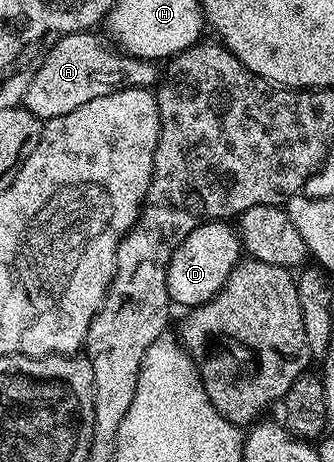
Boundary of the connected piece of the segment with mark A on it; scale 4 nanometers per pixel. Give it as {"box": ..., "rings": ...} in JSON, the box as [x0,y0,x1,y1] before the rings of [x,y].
{"box":[22,31,157,122],"rings":[[[85,31],[60,37],[43,54],[22,102],[23,108],[30,110],[41,122],[70,115],[70,111],[82,107],[82,103],[90,103],[90,99],[98,99],[98,95],[110,95],[115,89],[152,89],[157,84],[157,66],[153,62],[131,57],[113,47],[103,36],[95,37],[94,34]]]}

